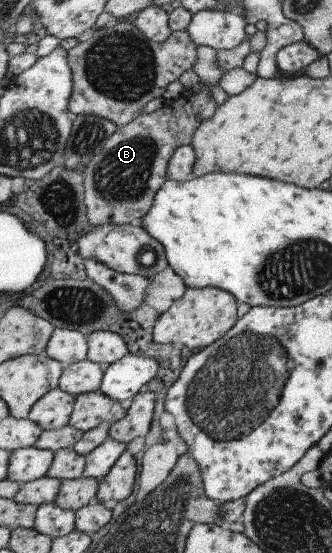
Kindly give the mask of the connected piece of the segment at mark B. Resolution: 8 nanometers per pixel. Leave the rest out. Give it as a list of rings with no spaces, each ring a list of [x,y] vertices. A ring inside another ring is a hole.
[[[184,92],[177,99],[161,103],[161,108],[148,114],[139,114],[124,126],[117,126],[115,132],[107,138],[104,145],[89,159],[82,173],[84,205],[90,225],[104,224],[139,224],[144,214],[150,209],[153,197],[161,188],[166,176],[166,164],[171,153],[181,145],[189,145],[192,134],[199,122],[209,119],[218,106],[205,92]]]

